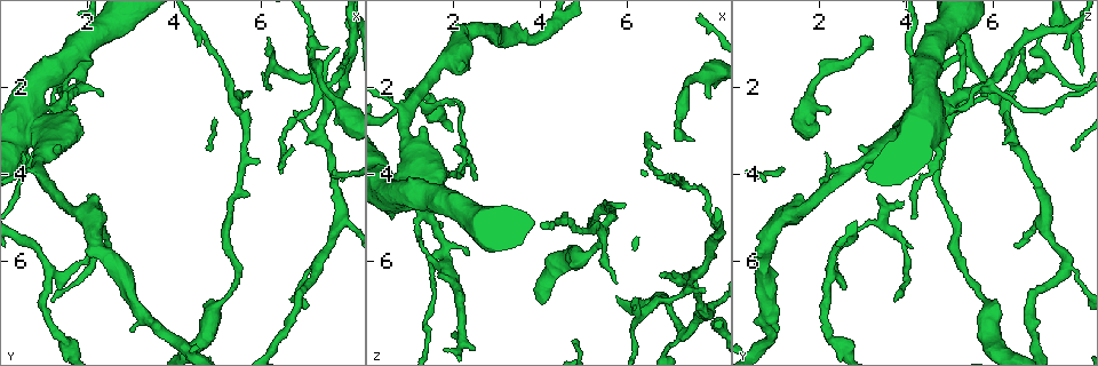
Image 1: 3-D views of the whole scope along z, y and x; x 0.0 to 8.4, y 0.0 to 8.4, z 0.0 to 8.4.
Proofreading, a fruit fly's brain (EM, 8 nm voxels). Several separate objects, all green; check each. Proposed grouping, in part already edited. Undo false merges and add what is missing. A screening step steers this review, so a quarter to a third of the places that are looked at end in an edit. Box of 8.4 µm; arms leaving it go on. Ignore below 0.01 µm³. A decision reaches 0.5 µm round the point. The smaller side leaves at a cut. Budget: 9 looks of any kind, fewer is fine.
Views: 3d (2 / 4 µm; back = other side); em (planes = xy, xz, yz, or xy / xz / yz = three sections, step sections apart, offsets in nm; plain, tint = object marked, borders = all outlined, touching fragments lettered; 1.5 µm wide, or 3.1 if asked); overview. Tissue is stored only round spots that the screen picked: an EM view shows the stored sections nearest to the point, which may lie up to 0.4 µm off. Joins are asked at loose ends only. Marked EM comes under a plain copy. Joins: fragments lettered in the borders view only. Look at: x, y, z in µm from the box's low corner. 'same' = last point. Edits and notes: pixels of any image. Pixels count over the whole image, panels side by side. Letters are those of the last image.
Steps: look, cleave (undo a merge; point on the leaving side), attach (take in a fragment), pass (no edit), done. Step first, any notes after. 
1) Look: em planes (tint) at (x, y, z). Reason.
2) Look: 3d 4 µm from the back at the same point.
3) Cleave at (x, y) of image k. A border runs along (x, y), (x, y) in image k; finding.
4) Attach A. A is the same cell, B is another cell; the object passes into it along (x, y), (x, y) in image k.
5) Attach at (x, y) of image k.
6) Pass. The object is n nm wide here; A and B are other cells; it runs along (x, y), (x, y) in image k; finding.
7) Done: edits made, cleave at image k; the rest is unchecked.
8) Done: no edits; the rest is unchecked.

Look: 3d 4 µm at (6.75, 2.60, 6.35). Free end.

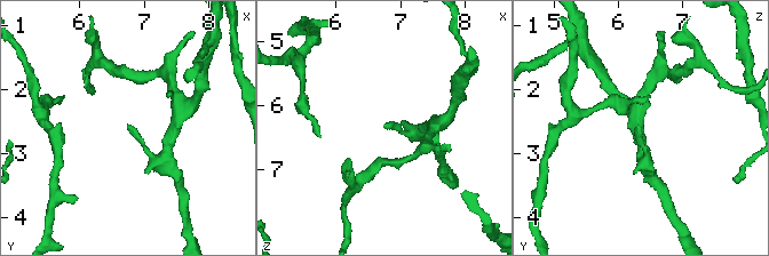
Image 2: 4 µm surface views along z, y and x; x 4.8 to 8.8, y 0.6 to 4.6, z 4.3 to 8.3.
Look: em planes (borders) at (6.80, 2.55, 6.35).

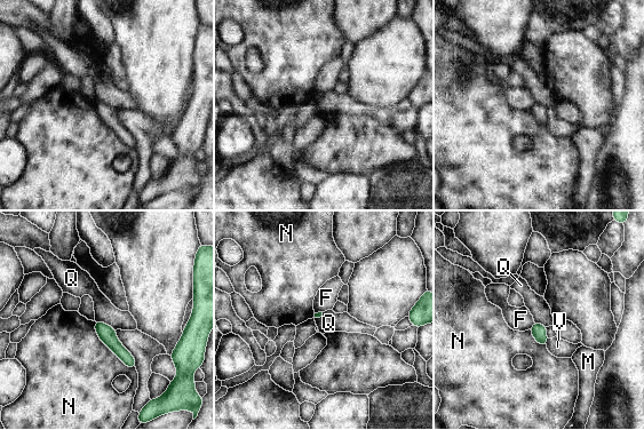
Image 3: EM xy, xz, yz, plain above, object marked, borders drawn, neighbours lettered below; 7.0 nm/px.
Pass. F, M, N, Q and V are other cells; it runs along (97, 324), (133, 365) in image 3; no lettered fragment goes on from it.

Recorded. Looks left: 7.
Look: em xy step 8 (borders) at (6.15, 0.90, 7.15). Branch stops here.

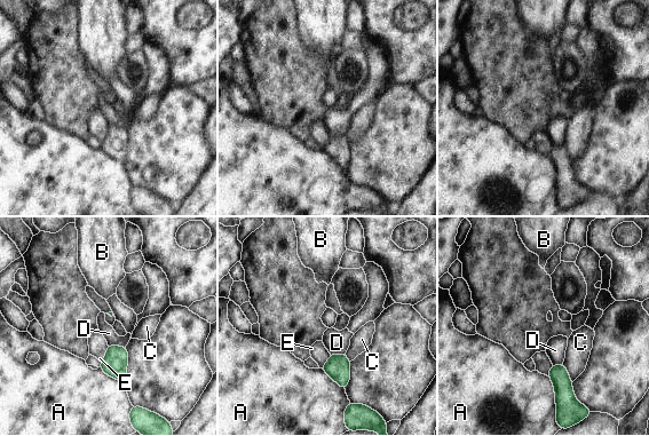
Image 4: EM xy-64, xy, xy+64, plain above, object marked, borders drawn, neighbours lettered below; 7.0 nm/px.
Pass. The longest contact is with A, 200 nm; A, B, C, D and E are other cells; a border runs along (108, 345), (125, 347) in image 4; no lettered fragment goes on from it.

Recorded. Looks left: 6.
Look: 3d 4 µm at (0.65, 3.60, 4.85).

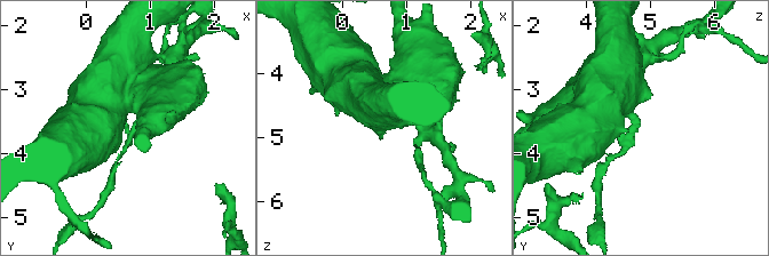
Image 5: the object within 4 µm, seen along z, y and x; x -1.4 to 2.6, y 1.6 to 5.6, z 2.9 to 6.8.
Look: em xy step 4 (tint) at (0.65, 3.60, 4.85).

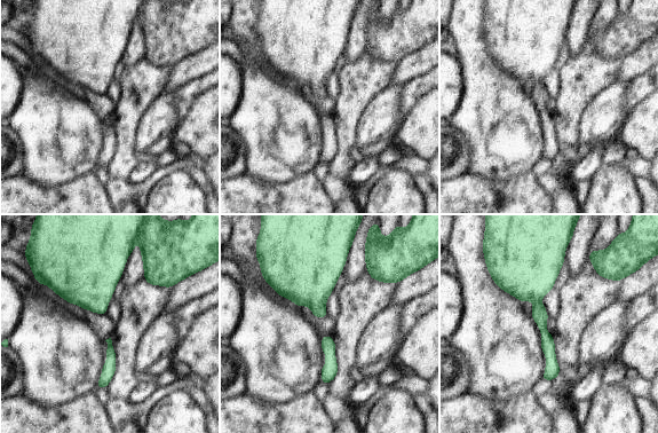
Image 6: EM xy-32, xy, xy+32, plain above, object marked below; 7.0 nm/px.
Look: em planes (borders) at the same point.

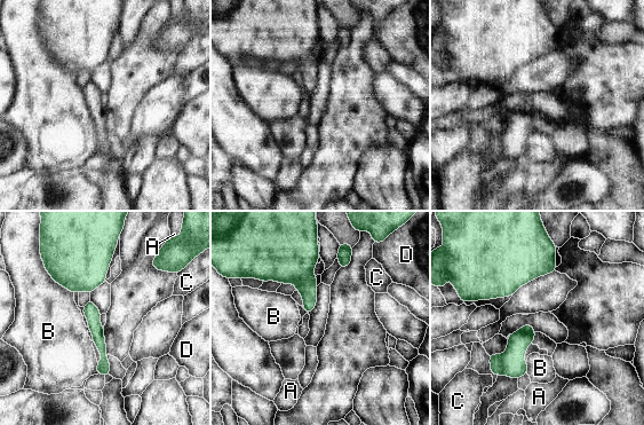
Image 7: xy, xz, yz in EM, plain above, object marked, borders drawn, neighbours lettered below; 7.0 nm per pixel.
Cleave at (497, 361) of image 7. A, B, C and D are other cells; a border runs along (505, 355), (502, 372) in image 7; a second cell is stuck on.

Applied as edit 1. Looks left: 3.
Done: edits made, cleave at image 7; the rest is unchecked.

